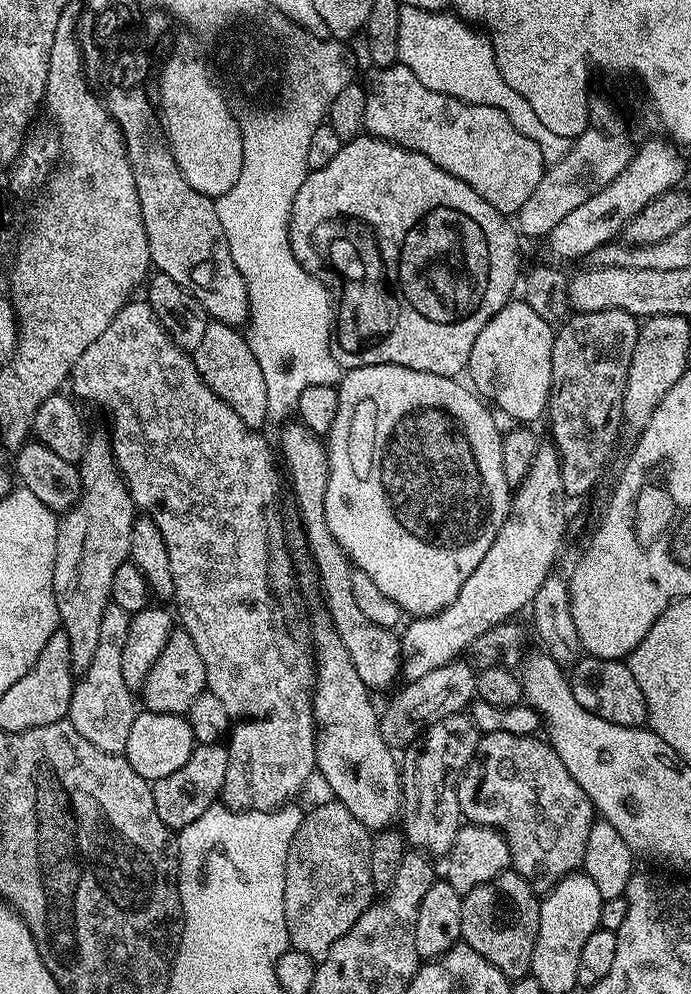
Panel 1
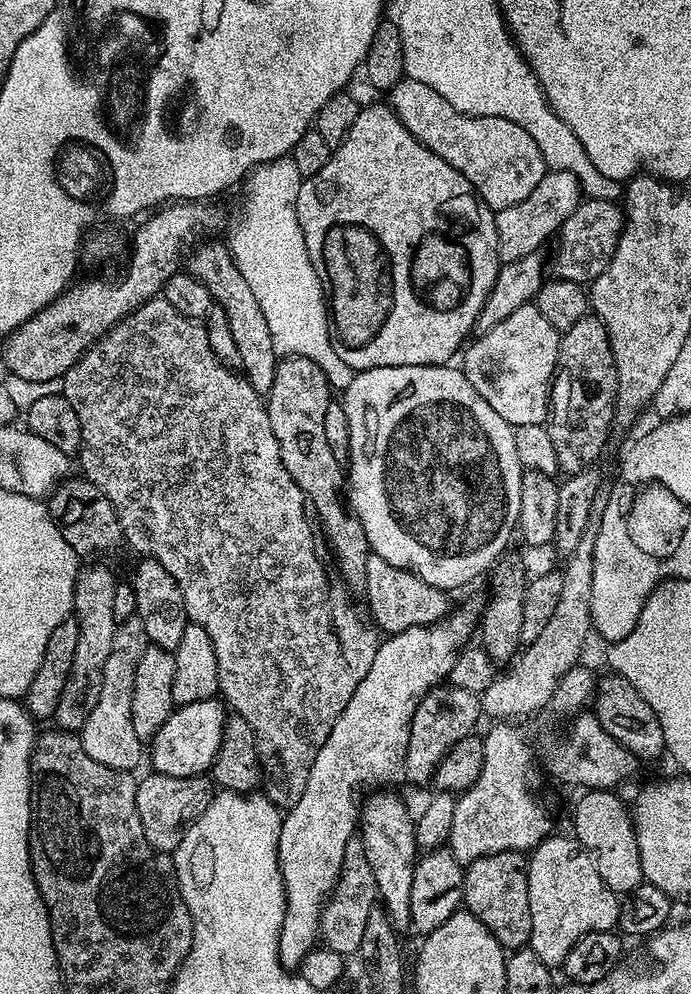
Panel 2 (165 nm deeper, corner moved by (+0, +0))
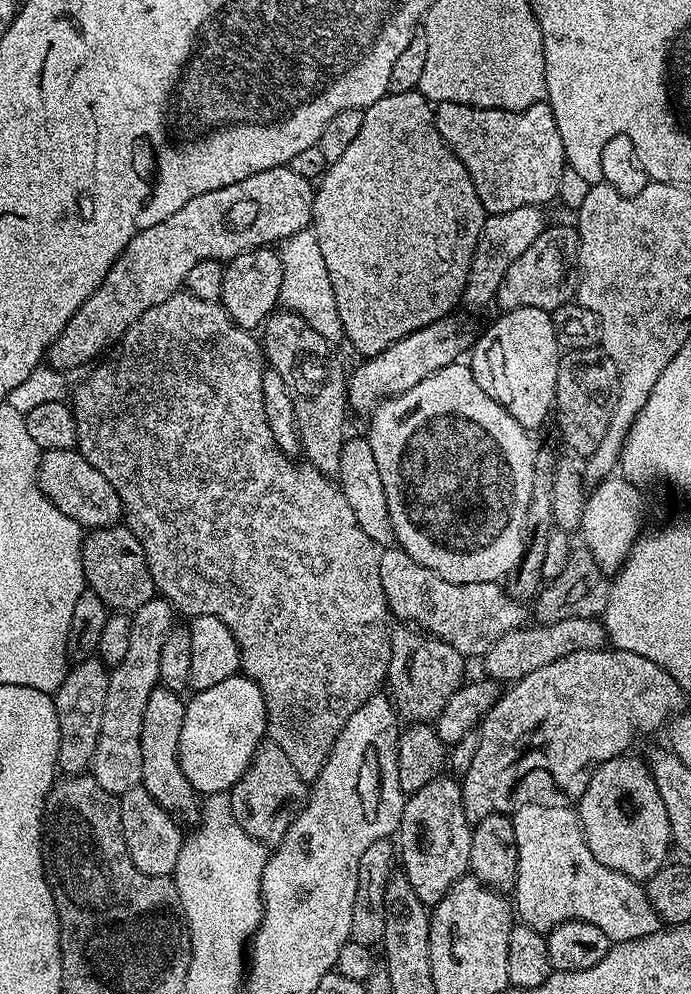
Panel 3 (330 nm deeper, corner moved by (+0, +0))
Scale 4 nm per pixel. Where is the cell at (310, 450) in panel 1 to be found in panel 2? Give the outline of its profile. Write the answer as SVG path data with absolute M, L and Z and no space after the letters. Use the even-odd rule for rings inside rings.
M285 356L276 365L276 373L274 374L274 386L272 387L271 392L267 393L267 396L266 396L266 407L268 409L268 417L270 418L270 426L274 430L274 438L278 438L278 450L282 454L282 466L286 466L286 472L288 474L290 474L290 478L294 482L298 482L298 486L304 492L306 500L307 500L307 503L310 505L311 511L314 513L315 519L318 521L318 524L319 524L319 520L318 519L320 519L320 524L321 524L322 527L324 527L324 536L325 536L326 539L328 539L328 544L329 544L330 547L332 547L333 554L336 555L336 564L337 564L338 567L340 567L340 572L341 572L342 575L344 575L345 582L349 584L349 586L347 585L347 587L349 589L351 589L351 591L353 593L355 593L354 591L356 591L356 594L360 594L360 593L363 593L364 587L366 586L366 562L368 561L368 557L370 555L370 549L369 549L369 546L368 546L368 539L366 538L366 530L362 530L362 522L360 521L359 518L356 517L355 512L353 512L351 507L349 507L349 505L346 503L346 496L345 496L345 493L344 493L345 488L346 488L346 472L345 472L345 469L342 467L341 461L338 461L338 460L336 460L334 458L334 450L330 450L330 442L326 442L326 410L334 402L334 396L332 396L332 395L334 395L334 389L333 389L332 385L329 384L328 379L326 378L326 374L322 374L322 366L318 366L314 362L310 362L310 358L302 358L301 356Z

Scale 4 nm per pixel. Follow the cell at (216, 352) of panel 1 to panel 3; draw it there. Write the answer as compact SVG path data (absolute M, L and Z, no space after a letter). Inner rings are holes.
M275 247L246 250L224 264L222 294L218 303L240 328L256 330L277 311L282 290L282 262Z

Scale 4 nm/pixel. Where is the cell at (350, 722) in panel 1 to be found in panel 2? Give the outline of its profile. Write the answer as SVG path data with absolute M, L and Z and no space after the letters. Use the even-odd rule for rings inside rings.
M376 790L363 801L358 825L359 839L364 841L366 862L374 870L376 891L393 926L398 930L411 925L410 886L414 886L414 870L418 859L416 847L416 822L408 813L404 800L392 790Z

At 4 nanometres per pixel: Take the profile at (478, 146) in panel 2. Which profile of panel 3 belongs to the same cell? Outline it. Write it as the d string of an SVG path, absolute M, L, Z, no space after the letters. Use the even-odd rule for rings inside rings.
M442 102L435 105L434 111L438 134L466 166L485 213L518 210L518 206L545 206L557 199L566 161L562 134L558 134L547 102L521 112Z

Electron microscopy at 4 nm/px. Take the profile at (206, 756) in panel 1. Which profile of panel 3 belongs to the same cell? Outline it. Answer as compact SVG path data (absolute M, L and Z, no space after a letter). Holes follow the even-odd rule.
M142 786L119 793L118 799L122 838L126 842L130 862L134 862L134 866L138 866L142 874L171 877L176 871L178 854L184 845L186 832L172 821L175 820L173 813L158 806L158 802L154 802Z

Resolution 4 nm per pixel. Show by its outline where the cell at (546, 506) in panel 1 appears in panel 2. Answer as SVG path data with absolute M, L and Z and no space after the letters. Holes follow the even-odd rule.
M464 604L457 612L456 609L449 611L448 615L436 624L414 626L410 630L393 632L387 638L381 639L374 654L374 663L370 665L366 678L358 682L358 690L354 690L350 702L346 702L346 710L338 714L334 730L330 730L326 742L314 759L310 778L306 778L306 790L298 802L283 813L280 822L278 862L288 907L288 914L282 922L280 931L280 960L285 968L299 969L302 958L306 958L306 954L317 947L320 940L320 916L324 913L324 905L340 880L346 846L358 832L362 807L360 791L363 788L380 790L385 786L392 786L395 780L405 779L406 750L410 742L414 710L418 710L427 692L431 692L451 677L454 662L471 641L468 639L471 636L473 639L477 628L478 608L472 604Z

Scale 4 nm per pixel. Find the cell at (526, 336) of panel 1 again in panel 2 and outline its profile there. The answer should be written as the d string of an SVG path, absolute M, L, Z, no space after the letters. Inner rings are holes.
M535 303L523 304L521 308L514 310L514 314L510 314L510 318L498 322L494 330L479 333L467 345L463 353L465 356L462 371L466 374L470 386L474 386L474 390L478 390L478 394L482 394L482 398L490 402L490 406L494 406L494 411L502 414L502 418L508 424L516 428L531 424L544 424L550 415L550 389L552 377L556 375L560 338L561 333L556 332L554 326L546 322L546 318L542 318Z

